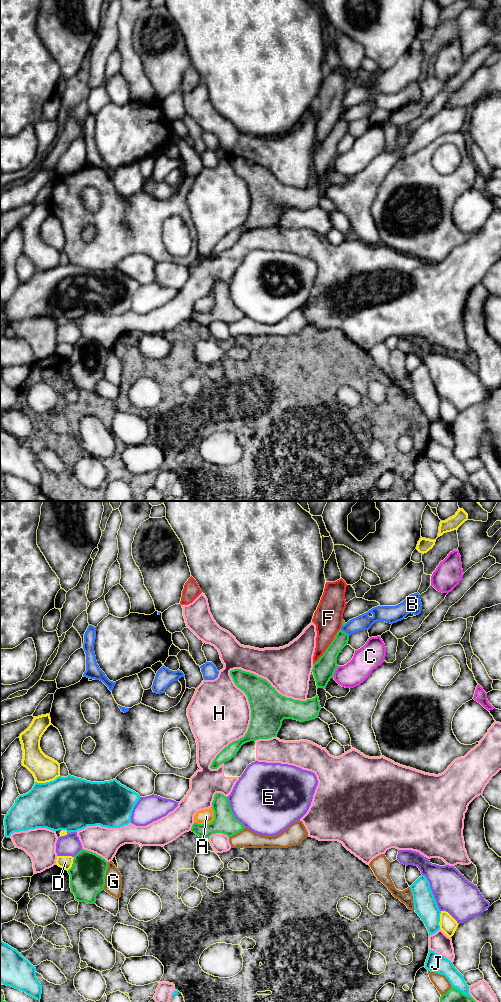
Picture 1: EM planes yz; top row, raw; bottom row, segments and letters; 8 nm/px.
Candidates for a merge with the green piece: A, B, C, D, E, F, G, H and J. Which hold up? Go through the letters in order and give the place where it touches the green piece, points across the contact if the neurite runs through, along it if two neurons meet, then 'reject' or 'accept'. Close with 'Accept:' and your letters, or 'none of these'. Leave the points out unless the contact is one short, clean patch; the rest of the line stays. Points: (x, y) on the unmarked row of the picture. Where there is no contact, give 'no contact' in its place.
A: contact yz (209, 311); border yz (213, 297), (213, 307), (210, 310), (194, 310); reject
B: contact yz (344, 120); reject
C: contact yz (334, 160); reject
D: contact yz (72, 352); reject
E: contact yz (231, 300); reject
F: contact yz (328, 134); reject
G: contact yz (105, 364); reject
H: contact yz (237, 174); reject
J: contact yz (460, 479); reject
Accept: none of these

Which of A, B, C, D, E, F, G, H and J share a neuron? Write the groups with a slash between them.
A J / B / C / D / E / F / G / H

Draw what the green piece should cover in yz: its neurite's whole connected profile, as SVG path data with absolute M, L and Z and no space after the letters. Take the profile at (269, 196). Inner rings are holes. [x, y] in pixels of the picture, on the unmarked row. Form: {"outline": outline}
{"outline": "M234 157L230 163L248 185L251 209L245 224L225 235L213 248L211 257L231 248L247 230L276 225L284 207L304 210L319 204L321 194L318 183L306 189L294 188L282 184L266 167L253 161Z"}

